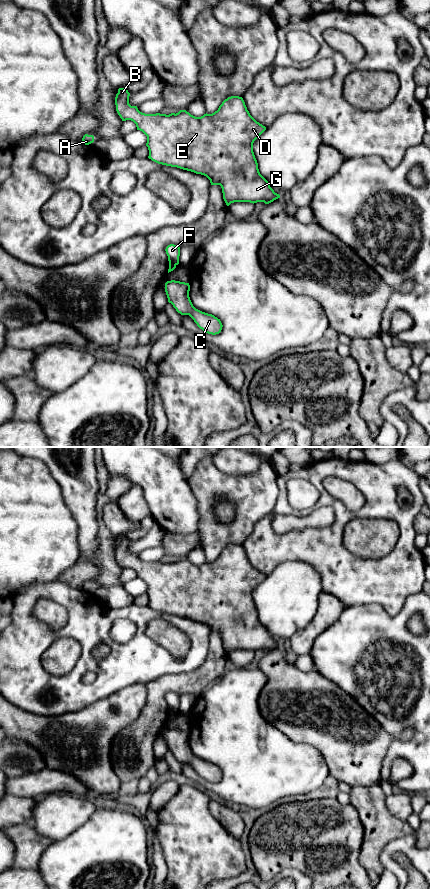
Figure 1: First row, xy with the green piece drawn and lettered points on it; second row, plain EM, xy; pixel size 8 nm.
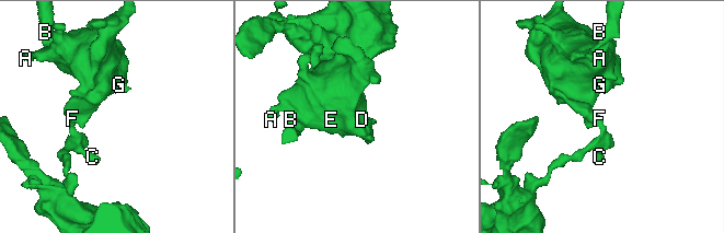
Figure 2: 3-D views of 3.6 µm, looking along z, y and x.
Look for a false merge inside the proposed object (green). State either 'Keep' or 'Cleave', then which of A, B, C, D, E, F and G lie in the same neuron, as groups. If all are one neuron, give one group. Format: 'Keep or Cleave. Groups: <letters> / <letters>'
Cleave. Groups: A B D E F G / C

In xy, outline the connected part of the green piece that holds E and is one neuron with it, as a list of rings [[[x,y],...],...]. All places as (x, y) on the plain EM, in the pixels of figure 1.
[[[119,536],[115,545],[116,559],[122,569],[131,568],[137,578],[147,584],[148,606],[171,615],[206,624],[211,633],[220,633],[227,654],[234,650],[264,650],[269,652],[280,646],[260,622],[253,600],[254,589],[266,578],[247,558],[242,545],[225,547],[212,562],[195,565],[186,558],[178,561],[145,562],[129,552],[127,536]]]

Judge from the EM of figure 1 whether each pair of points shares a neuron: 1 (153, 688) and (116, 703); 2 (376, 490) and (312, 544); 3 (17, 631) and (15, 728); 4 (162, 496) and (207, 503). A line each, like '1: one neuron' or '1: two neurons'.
1: two neurons
2: one neuron
3: two neurons
4: two neurons

